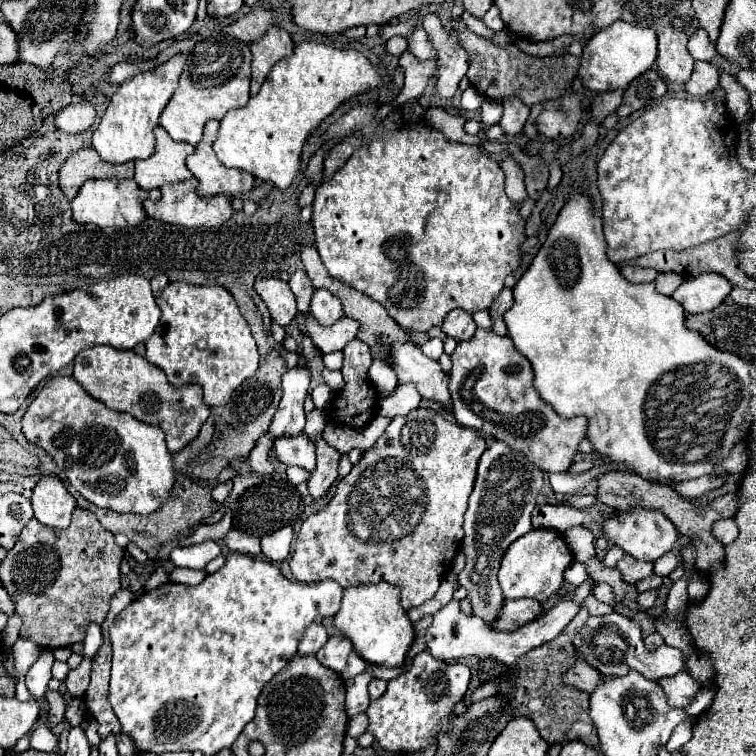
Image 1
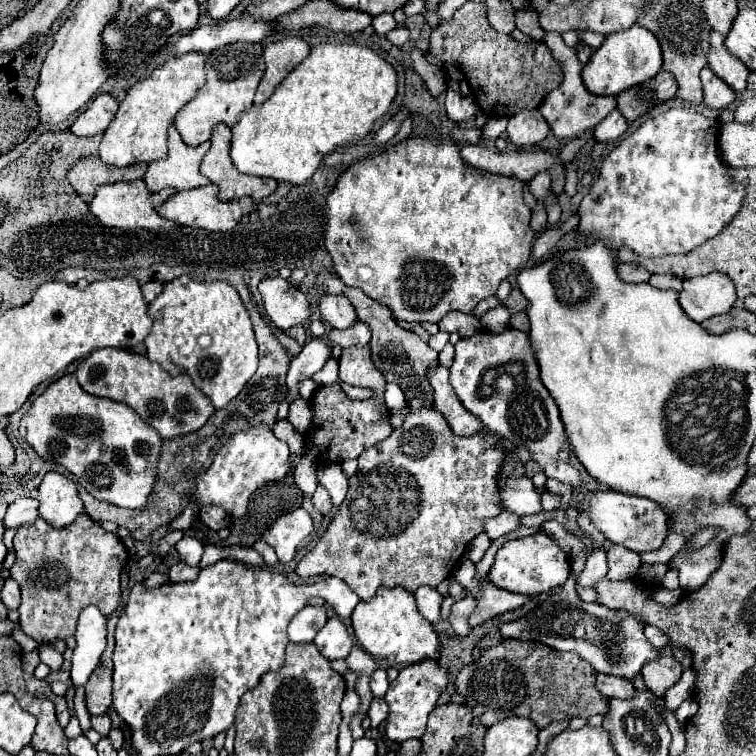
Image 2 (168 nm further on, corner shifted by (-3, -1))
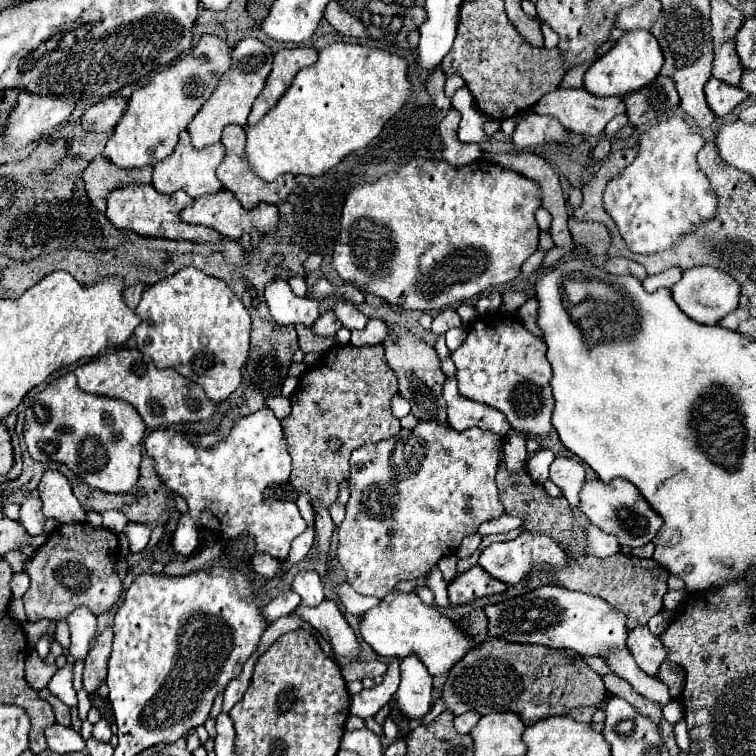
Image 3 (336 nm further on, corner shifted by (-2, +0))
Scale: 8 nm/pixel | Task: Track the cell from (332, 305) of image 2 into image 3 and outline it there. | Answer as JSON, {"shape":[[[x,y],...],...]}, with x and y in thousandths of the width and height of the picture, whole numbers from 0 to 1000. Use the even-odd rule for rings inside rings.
{"shape":[[[447,398],[444,403],[442,403],[442,417],[444,417],[444,422],[452,427],[452,433],[458,433],[458,435],[481,435],[484,433],[484,427],[487,427],[487,419],[479,414],[479,411],[474,411],[466,401],[460,401],[460,398]]]}

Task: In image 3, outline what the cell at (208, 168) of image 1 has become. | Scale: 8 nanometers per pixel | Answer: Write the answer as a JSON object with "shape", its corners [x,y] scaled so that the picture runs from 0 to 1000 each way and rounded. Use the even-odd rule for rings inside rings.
{"shape":[[[299,165],[296,176],[294,176],[294,192],[299,197],[299,205],[296,205],[296,213],[291,216],[291,221],[286,224],[286,234],[294,239],[296,250],[310,255],[310,261],[320,269],[323,276],[336,276],[341,269],[370,269],[392,250],[392,239],[386,231],[370,231],[365,239],[352,242],[352,239],[344,239],[328,224],[328,216],[323,213],[323,202],[320,202],[323,200],[323,171],[320,168]]]}

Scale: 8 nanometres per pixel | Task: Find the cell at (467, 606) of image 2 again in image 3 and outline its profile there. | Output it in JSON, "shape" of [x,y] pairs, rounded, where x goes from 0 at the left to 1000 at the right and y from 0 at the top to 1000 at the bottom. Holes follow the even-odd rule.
{"shape":[[[571,753],[571,758],[566,758],[566,776],[571,779],[574,790],[577,790],[577,800],[579,803],[593,803],[593,771],[585,766],[585,758],[579,753]]]}

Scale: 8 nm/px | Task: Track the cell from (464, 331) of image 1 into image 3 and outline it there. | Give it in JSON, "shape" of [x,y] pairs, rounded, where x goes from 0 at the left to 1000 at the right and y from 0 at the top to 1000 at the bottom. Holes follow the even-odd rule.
{"shape":[[[593,406],[593,409],[585,409],[585,411],[574,419],[569,435],[571,435],[574,443],[585,443],[585,440],[590,440],[593,435],[598,435],[598,433],[608,433],[608,430],[611,430],[608,417],[603,414],[601,406]]]}

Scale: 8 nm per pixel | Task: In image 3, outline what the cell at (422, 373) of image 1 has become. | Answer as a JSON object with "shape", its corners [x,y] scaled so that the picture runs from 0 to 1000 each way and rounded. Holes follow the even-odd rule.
{"shape":[[[590,499],[585,512],[585,525],[593,536],[593,560],[603,570],[616,570],[622,565],[646,567],[659,575],[669,575],[675,570],[675,562],[672,557],[667,557],[667,549],[661,544],[646,541],[640,533],[608,525],[601,499]]]}

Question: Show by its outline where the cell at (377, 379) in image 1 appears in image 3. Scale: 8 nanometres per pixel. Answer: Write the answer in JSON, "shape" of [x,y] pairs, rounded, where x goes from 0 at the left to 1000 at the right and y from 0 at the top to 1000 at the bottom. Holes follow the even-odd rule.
{"shape":[[[526,520],[519,525],[516,538],[519,538],[521,552],[526,552],[526,554],[532,554],[532,552],[537,552],[537,549],[542,546],[542,536],[540,536],[540,530],[534,530],[534,525],[529,525]]]}

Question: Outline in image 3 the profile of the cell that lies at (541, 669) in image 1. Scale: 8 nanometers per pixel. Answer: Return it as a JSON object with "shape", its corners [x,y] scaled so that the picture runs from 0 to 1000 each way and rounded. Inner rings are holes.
{"shape":[[[648,843],[595,885],[585,922],[590,938],[601,946],[627,938],[635,946],[677,940],[688,946],[696,962],[701,962],[722,948],[749,946],[759,935],[794,935],[802,927],[804,914],[796,896],[780,885],[775,872],[754,858],[672,851]]]}

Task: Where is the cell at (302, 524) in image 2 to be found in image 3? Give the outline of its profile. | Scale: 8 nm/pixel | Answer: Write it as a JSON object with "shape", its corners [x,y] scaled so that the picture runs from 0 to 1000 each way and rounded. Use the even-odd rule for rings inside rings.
{"shape":[[[354,538],[320,552],[304,575],[280,594],[257,591],[246,578],[225,567],[198,570],[190,581],[190,591],[204,607],[206,623],[220,644],[249,663],[251,679],[238,684],[226,716],[233,731],[249,737],[262,726],[262,694],[275,697],[287,710],[302,713],[331,705],[336,708],[339,729],[357,734],[381,734],[384,718],[405,702],[405,689],[389,663],[352,660],[349,655],[354,644],[378,639],[384,631],[384,602],[378,597],[373,562]]]}

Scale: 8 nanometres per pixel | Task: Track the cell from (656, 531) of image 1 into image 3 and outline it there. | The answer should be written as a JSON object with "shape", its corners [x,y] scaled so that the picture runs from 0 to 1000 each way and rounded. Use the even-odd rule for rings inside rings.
{"shape":[[[815,634],[804,642],[796,636],[778,636],[767,649],[767,673],[783,694],[815,708],[817,718],[831,724],[852,724],[854,718],[862,718],[876,697],[876,684],[862,676],[860,665],[849,657],[849,652],[844,652],[841,642],[828,634]]]}

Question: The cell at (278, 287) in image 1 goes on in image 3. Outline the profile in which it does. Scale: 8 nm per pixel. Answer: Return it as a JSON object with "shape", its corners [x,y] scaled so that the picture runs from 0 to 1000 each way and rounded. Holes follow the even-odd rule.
{"shape":[[[362,369],[349,385],[357,417],[368,430],[399,427],[413,433],[421,422],[421,398],[415,393],[394,393],[378,369]]]}

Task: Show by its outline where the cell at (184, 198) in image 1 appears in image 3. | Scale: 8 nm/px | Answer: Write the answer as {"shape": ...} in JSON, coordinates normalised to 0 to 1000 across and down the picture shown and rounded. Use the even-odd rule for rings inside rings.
{"shape":[[[294,250],[288,255],[278,255],[272,261],[262,261],[257,263],[257,269],[251,274],[246,274],[241,282],[238,282],[238,290],[246,292],[246,295],[259,295],[259,298],[270,298],[270,300],[278,300],[288,308],[296,308],[296,313],[304,313],[304,316],[315,316],[320,313],[320,308],[331,308],[331,306],[344,306],[344,308],[354,308],[357,303],[365,300],[368,295],[368,276],[365,271],[354,271],[354,269],[344,269],[339,271],[336,276],[325,279],[315,266],[312,261]]]}

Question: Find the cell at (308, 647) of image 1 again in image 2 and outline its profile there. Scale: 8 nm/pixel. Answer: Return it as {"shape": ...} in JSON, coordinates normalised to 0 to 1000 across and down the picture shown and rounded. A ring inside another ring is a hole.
{"shape":[[[403,802],[403,807],[396,807],[382,828],[380,841],[385,849],[414,849],[417,839],[427,831],[433,823],[433,807],[430,802]]]}

